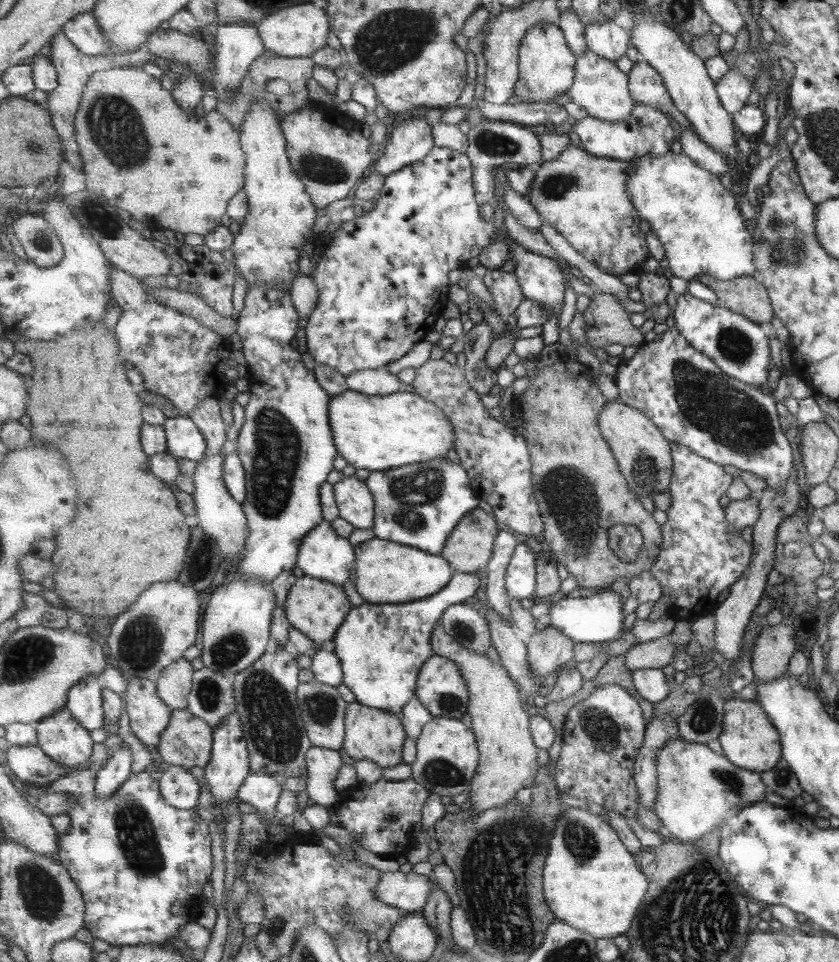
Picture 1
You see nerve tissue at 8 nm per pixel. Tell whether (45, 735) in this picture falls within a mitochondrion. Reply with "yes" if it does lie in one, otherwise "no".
no

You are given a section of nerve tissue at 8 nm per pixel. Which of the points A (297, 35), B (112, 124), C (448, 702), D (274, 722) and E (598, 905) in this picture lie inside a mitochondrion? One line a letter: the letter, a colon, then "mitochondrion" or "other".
A: other
B: mitochondrion
C: mitochondrion
D: mitochondrion
E: other

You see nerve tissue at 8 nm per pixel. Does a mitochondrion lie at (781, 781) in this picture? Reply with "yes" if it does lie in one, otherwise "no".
yes

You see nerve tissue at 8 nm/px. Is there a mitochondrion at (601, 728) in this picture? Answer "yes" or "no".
yes

